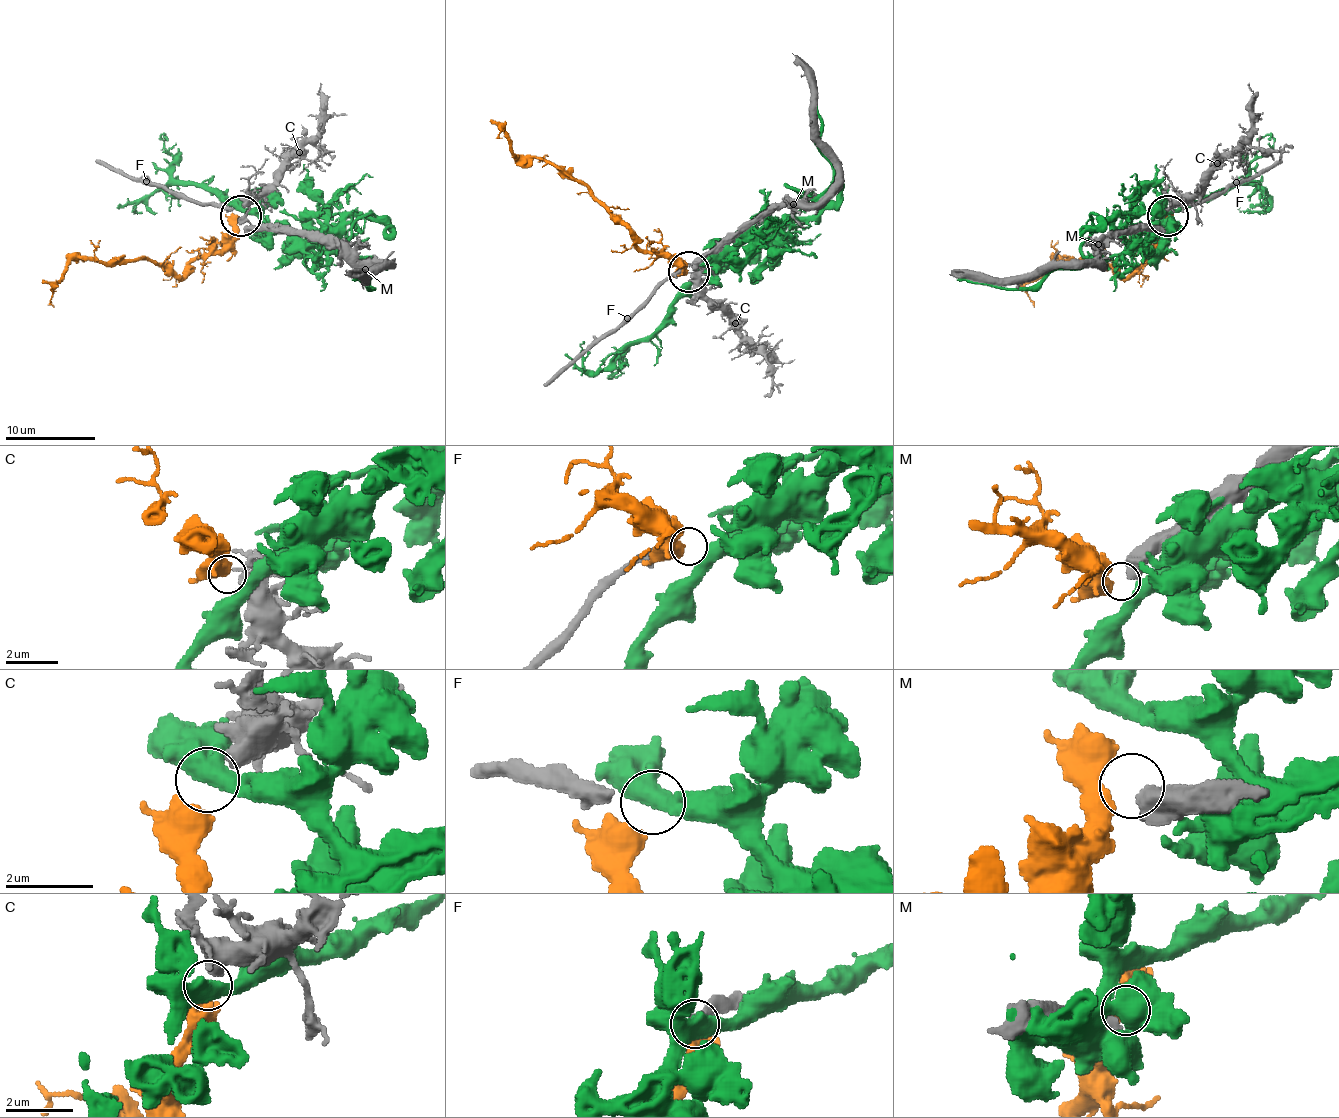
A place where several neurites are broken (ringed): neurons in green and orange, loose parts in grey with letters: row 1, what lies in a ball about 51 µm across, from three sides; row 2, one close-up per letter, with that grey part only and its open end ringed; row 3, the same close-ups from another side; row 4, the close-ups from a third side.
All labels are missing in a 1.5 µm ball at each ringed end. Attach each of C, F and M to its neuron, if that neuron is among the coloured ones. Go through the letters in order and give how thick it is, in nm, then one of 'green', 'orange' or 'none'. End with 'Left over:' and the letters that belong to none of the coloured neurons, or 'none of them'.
C: calibre 550 nm; orange
F: calibre 240 nm; green
M: calibre 600 nm; none
Left over: M

